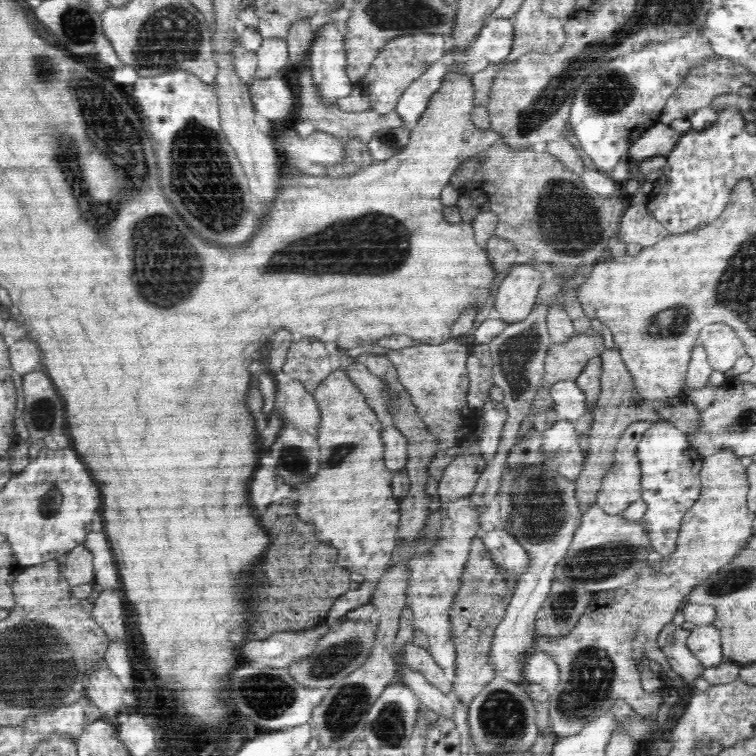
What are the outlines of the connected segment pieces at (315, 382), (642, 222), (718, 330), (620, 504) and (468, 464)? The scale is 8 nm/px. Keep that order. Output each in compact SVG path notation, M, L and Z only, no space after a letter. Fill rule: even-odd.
M313 337L294 340L288 348L282 372L290 376L290 380L300 381L314 395L318 385L333 373L330 354L326 351L324 342Z
M634 204L625 210L620 220L620 236L626 242L646 248L660 242L668 231L646 209L646 204Z
M710 324L700 332L702 346L706 348L708 362L714 370L730 370L734 362L746 354L742 340L726 324Z
M638 420L626 428L622 433L616 450L614 453L614 462L611 469L604 475L600 490L597 494L597 503L602 511L609 515L618 515L619 512L626 510L632 502L640 500L640 478L642 472L640 472L640 460L636 457L636 450L646 430L650 429L650 421Z
M478 454L455 456L443 470L437 490L439 500L443 503L472 494L486 465L486 459Z

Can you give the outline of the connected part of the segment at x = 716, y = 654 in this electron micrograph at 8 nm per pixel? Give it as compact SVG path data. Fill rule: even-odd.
M696 625L690 629L687 638L688 648L692 654L705 666L718 666L724 661L721 647L721 634L718 628L712 625Z

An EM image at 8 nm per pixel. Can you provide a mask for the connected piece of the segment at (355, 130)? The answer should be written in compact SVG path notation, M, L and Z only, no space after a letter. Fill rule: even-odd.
M309 55L305 56L300 68L297 68L299 72L298 84L300 86L300 108L298 108L298 116L303 120L310 120L312 126L316 131L324 131L330 135L334 135L339 138L356 137L360 141L368 144L368 141L372 138L372 135L383 128L398 128L404 127L404 121L400 119L400 115L394 110L388 114L381 115L374 111L366 111L361 113L344 112L339 109L336 104L330 103L328 99L324 99L318 91L318 85L312 80L311 65L309 63Z

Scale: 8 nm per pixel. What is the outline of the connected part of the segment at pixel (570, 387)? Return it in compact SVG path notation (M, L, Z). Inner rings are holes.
M563 380L553 384L551 388L553 409L560 420L575 421L587 412L586 395L578 387L576 381Z

